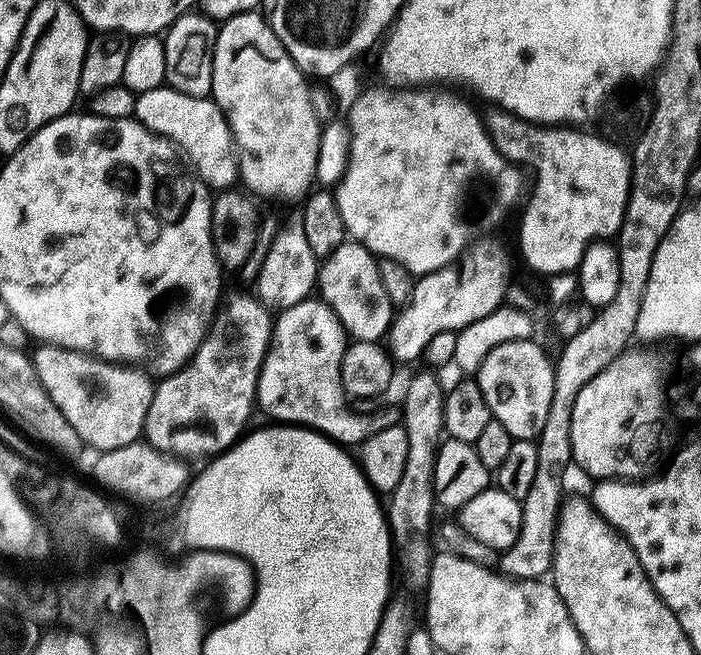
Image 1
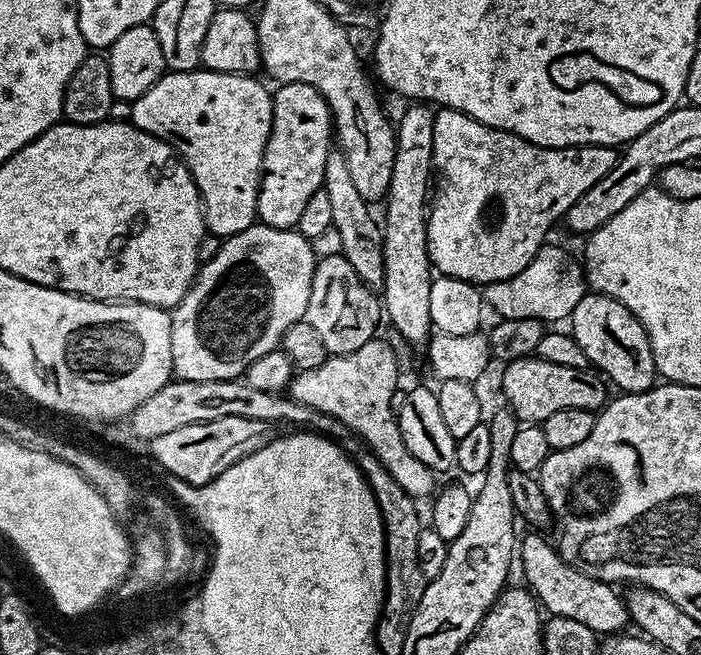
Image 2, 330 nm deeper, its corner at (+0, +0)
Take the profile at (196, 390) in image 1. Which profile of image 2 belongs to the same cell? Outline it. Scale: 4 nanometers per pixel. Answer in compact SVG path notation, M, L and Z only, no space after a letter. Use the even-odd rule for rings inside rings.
M261 222L252 223L249 228L238 234L227 237L221 243L218 254L214 258L203 261L199 265L196 278L188 288L188 293L182 298L182 302L171 309L172 329L170 330L170 350L172 351L172 371L176 380L189 380L190 382L210 382L211 380L235 380L243 377L248 367L262 354L270 354L281 347L286 330L294 326L294 322L305 319L308 314L308 303L310 302L310 290L312 279L316 269L317 255L312 251L312 241L307 240L303 234L291 228L276 229Z

